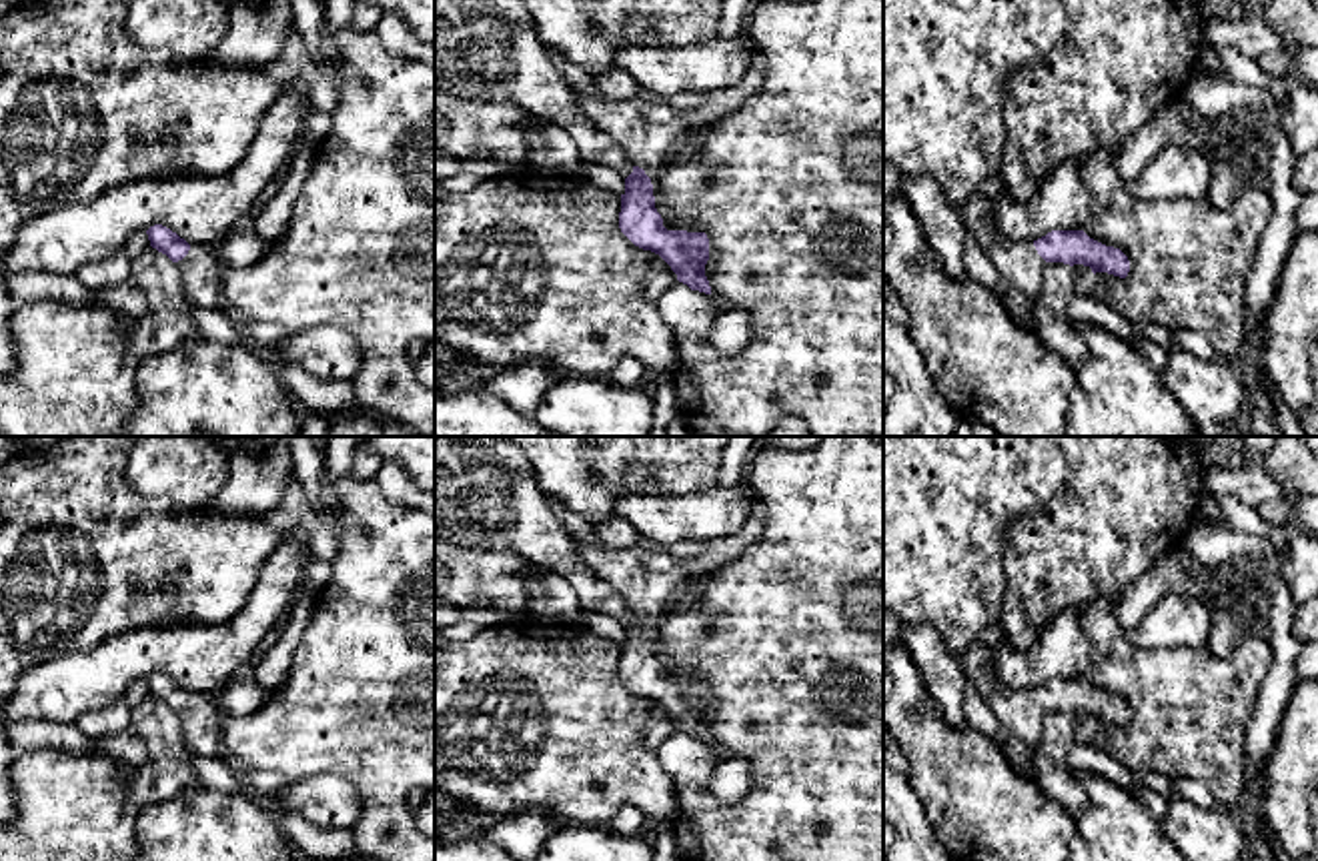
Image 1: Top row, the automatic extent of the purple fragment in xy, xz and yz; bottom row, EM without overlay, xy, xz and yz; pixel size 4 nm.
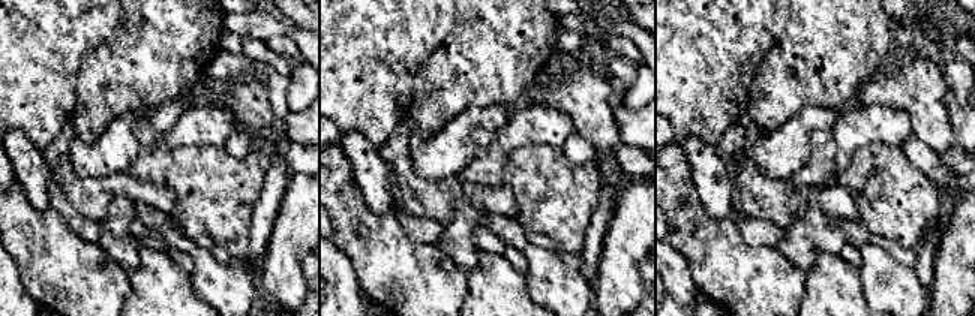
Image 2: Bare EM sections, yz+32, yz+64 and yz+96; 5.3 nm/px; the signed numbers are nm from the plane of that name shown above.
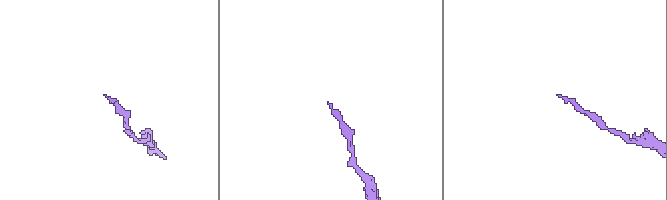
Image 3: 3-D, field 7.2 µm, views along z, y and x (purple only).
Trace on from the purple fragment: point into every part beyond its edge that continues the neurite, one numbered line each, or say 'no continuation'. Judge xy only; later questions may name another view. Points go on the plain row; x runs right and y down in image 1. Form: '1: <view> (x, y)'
1: xy (201, 719)

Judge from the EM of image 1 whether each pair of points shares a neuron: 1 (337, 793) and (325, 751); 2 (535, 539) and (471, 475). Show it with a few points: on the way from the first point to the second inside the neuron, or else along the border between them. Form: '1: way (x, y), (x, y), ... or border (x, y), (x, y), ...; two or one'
1: border (295, 781), (343, 775), (361, 809); two
2: way (519, 523), (487, 491); one

